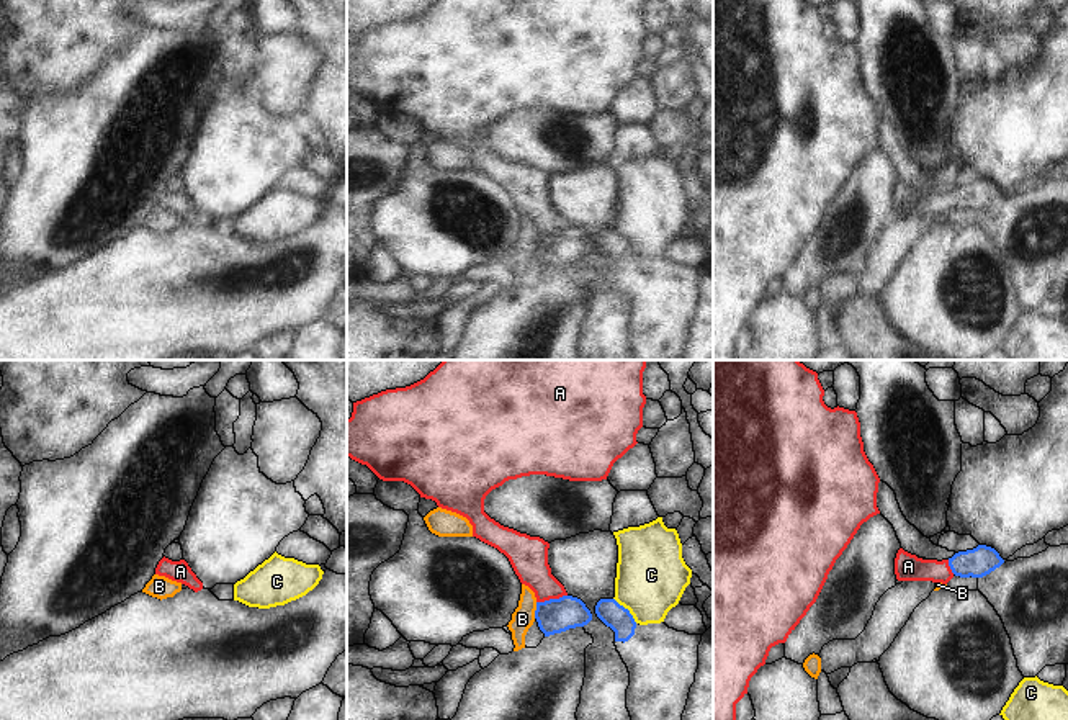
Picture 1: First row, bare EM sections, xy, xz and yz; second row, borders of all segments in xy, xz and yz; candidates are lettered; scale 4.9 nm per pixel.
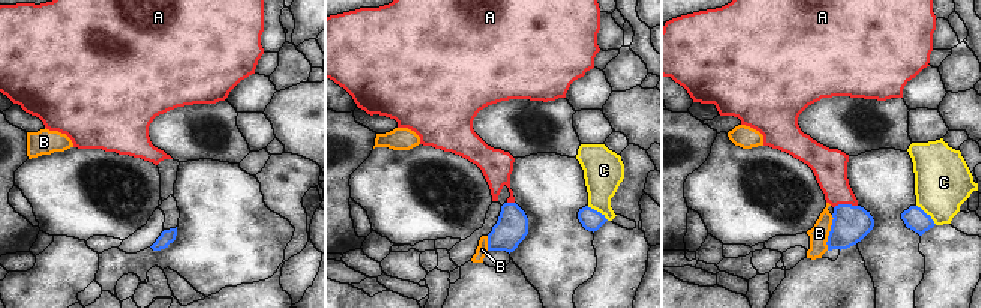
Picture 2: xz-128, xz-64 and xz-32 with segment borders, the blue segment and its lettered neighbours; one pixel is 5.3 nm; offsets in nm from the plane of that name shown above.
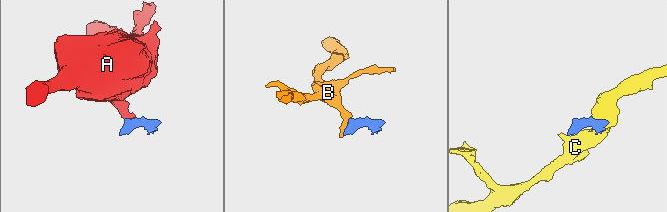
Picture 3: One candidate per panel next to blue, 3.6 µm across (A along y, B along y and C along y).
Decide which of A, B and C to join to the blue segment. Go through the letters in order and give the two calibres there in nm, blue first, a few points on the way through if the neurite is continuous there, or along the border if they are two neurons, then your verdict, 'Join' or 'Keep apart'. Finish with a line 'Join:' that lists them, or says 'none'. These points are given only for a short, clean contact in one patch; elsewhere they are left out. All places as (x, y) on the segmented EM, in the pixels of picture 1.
A: Thickness 170 nm (blue) against 190 nm. Path across: xz (555, 616), (551, 599), (529, 555). Join
B: Thickness 170 nm (blue) against 110 nm. Boundary: xz (537, 602), (534, 617). Keep apart
C: Thickness 120 nm (blue) against 360 nm. Boundary: xz (614, 598), (637, 622). Keep apart
Join: A.

